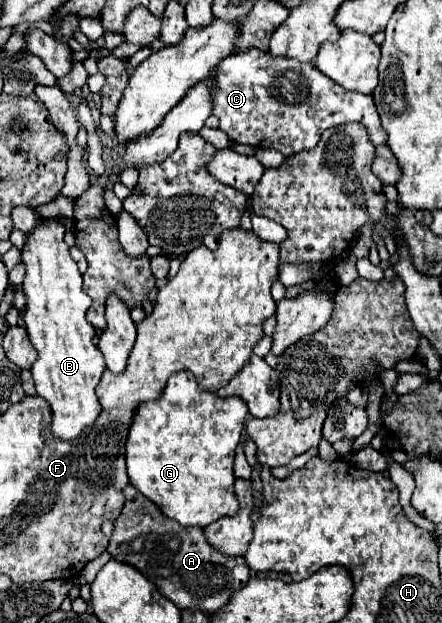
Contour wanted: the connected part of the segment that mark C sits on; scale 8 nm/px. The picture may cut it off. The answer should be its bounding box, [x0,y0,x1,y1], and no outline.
[210,47,388,157]

